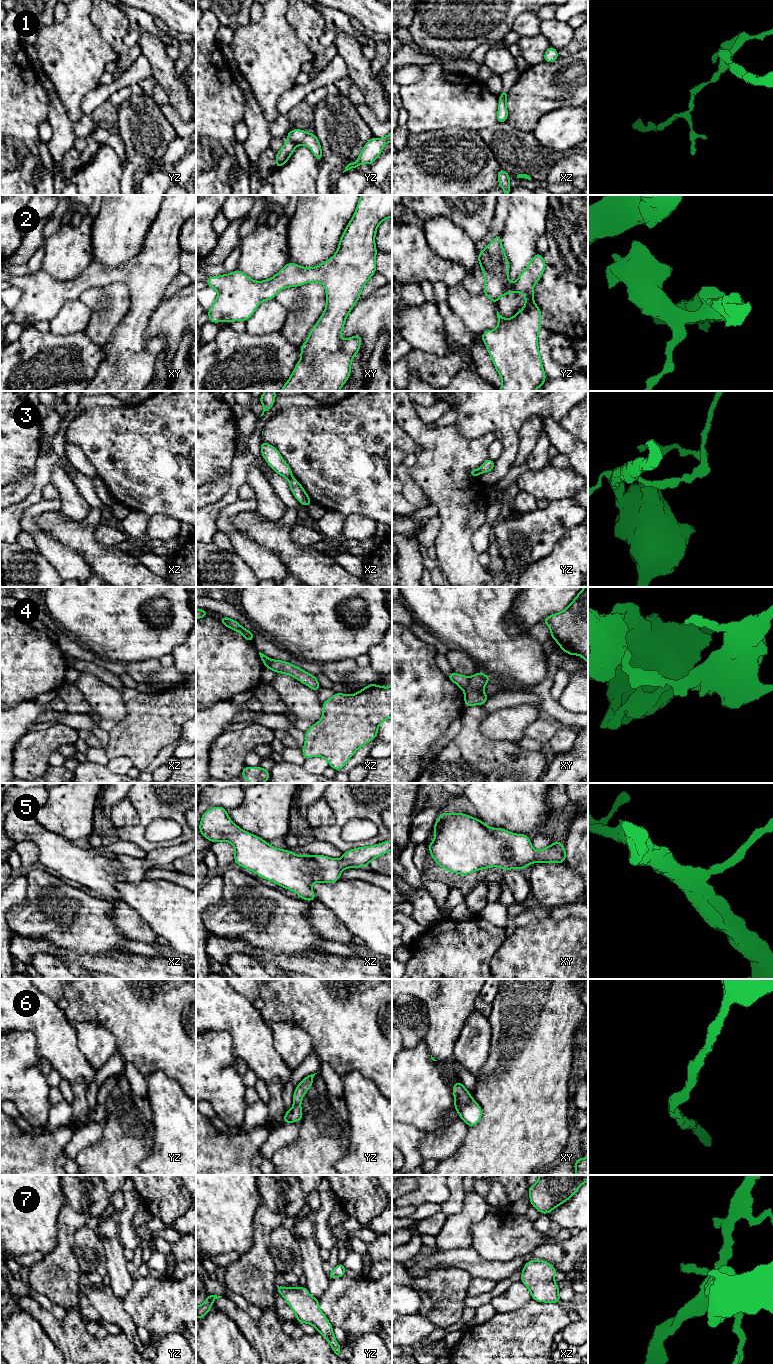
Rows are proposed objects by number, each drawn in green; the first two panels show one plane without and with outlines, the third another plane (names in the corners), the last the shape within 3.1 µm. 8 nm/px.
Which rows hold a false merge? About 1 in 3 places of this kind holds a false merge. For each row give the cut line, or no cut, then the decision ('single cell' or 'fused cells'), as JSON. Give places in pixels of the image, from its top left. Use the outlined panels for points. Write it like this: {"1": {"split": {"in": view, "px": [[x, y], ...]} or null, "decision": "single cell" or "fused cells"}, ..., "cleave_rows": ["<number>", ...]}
{"1": {"split": {"in": "yz", "px": [[288, 139], [296, 145]]}, "decision": "fused cells"}, "2": {"split": null, "decision": "single cell"}, "3": {"split": {"in": "yz", "px": [[477, 469], [480, 473]]}, "decision": "fused cells"}, "4": {"split": {"in": "xy", "px": [[469, 678], [469, 683], [463, 690]]}, "decision": "fused cells"}, "5": {"split": null, "decision": "single cell"}, "6": {"split": null, "decision": "single cell"}, "7": {"split": null, "decision": "single cell"}, "cleave_rows": ["1", "3", "4"]}

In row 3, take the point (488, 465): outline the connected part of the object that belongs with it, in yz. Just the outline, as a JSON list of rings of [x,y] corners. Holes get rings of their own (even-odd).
[[[487,459],[486,461],[483,462],[481,467],[478,469],[479,473],[485,473],[485,472],[490,472],[494,469],[495,461],[491,459]]]

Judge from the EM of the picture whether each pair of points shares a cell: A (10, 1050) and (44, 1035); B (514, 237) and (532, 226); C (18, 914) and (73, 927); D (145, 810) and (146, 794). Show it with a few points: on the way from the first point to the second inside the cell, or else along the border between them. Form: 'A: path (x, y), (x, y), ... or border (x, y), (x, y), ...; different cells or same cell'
A: border (13, 1030), (29, 1031), (35, 1038), (39, 1055); different cells
B: path (518, 235), (528, 226); same cell
C: path (32, 915), (59, 915); same cell
D: path (146, 806), (146, 798); same cell

